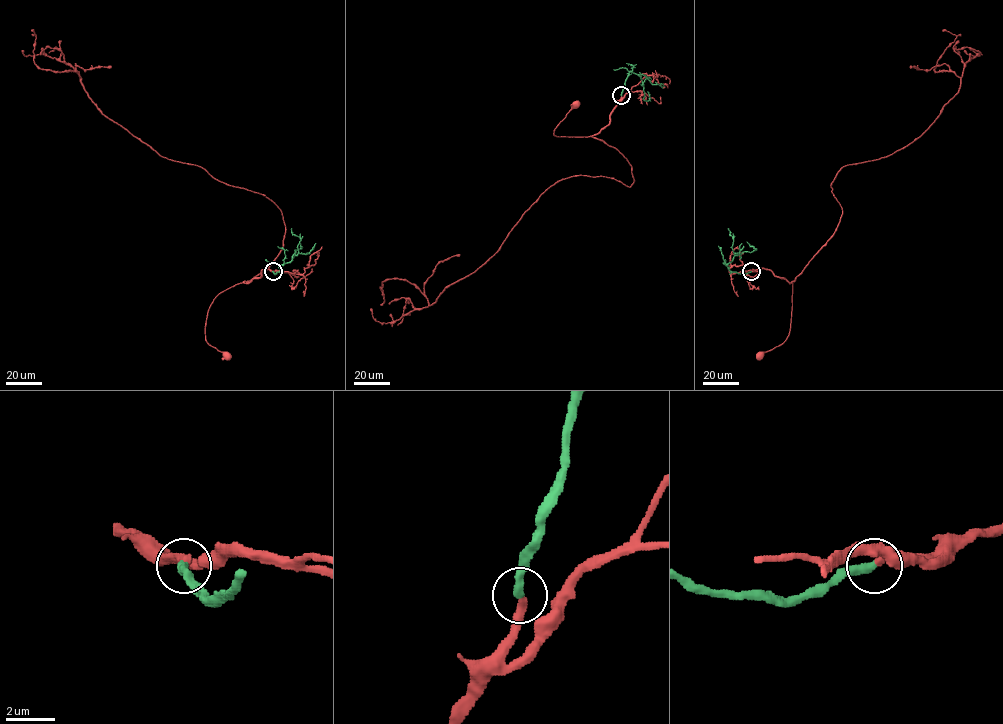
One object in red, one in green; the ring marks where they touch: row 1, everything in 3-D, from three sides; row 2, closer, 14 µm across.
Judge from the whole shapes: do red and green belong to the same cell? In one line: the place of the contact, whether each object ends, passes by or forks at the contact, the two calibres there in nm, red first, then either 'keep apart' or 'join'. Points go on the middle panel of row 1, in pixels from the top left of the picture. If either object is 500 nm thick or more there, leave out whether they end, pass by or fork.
at (621, 95); red passes by; green ends there; 240 nm thick on the red side, 360 nm on the other; join

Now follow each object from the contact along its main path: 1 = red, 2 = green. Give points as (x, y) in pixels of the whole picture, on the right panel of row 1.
1: (751, 271), (769, 269), (792, 284), (787, 338), (760, 355)
2: (751, 271), (738, 273), (728, 267), (737, 255), (734, 254), (733, 238), (728, 228)

